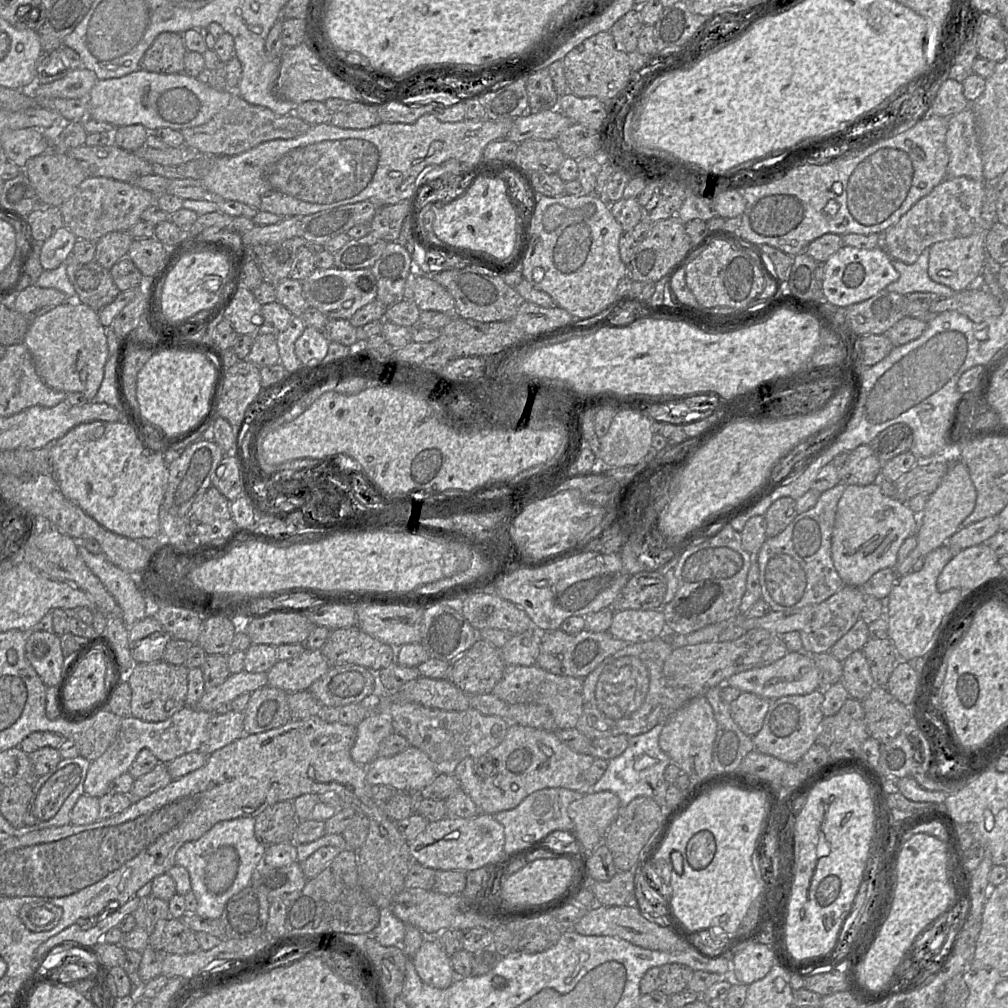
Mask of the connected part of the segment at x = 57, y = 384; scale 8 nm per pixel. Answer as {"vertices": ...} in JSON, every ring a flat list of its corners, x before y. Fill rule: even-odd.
{"vertices":[[67,301,52,310,30,319,24,338,36,372,51,388,63,392,81,392,87,401,92,401,98,392,104,376,104,367,109,357,106,328,99,320,98,311,79,301]]}

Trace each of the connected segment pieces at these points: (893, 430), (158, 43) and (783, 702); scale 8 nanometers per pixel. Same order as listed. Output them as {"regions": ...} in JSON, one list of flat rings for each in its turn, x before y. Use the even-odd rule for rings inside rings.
{"regions":[[[894,424,882,431,869,445,884,465,895,456,911,450,913,433,906,424]],[[163,32,146,50,139,62,139,67,159,74,182,73,186,52,182,34]],[[823,689,807,695,788,695,771,700,760,731,752,737,754,749,786,763,799,761,817,741,818,729,824,718,823,700]]]}

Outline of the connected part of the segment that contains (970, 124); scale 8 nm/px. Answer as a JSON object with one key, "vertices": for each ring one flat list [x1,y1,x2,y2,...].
{"vertices":[[971,104,969,108,948,119,945,144,949,155,947,177,965,176,973,180,984,180]]}

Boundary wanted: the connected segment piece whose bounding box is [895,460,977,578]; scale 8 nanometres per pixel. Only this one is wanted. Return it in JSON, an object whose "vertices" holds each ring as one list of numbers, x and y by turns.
{"vertices":[[955,460,951,463,937,489,929,496,923,511,916,512,918,516,917,545,904,560,898,561,895,567,897,578,909,573,920,556,926,556,947,543,948,539,961,527,962,521,973,511,976,495,967,466,962,461]]}

